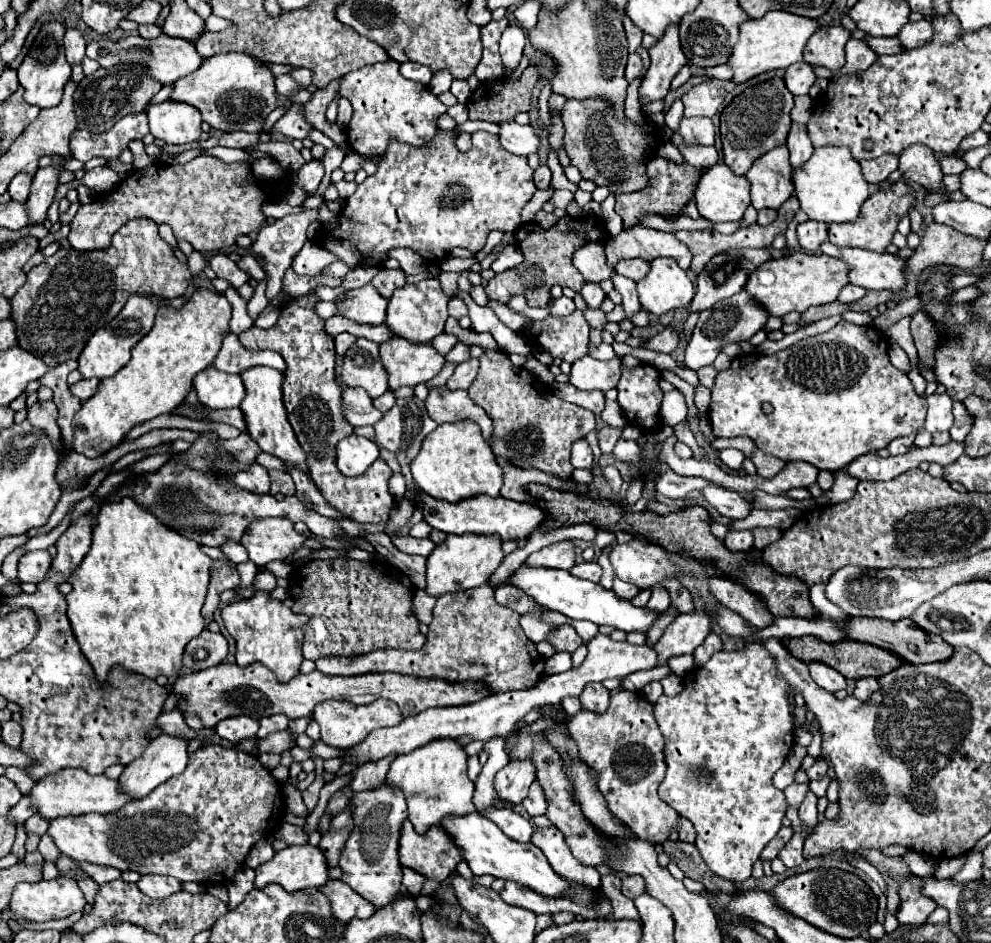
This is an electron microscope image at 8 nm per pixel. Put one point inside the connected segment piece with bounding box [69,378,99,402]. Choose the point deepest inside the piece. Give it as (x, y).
(84, 389)

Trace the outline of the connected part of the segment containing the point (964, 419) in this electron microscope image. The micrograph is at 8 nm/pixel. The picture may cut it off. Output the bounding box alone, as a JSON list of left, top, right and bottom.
[951,402,971,440]

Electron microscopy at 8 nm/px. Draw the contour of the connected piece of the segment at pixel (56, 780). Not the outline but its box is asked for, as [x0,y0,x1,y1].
[27,768,129,820]

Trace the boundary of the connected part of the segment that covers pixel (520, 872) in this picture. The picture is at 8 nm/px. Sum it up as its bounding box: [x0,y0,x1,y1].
[441,812,603,904]

